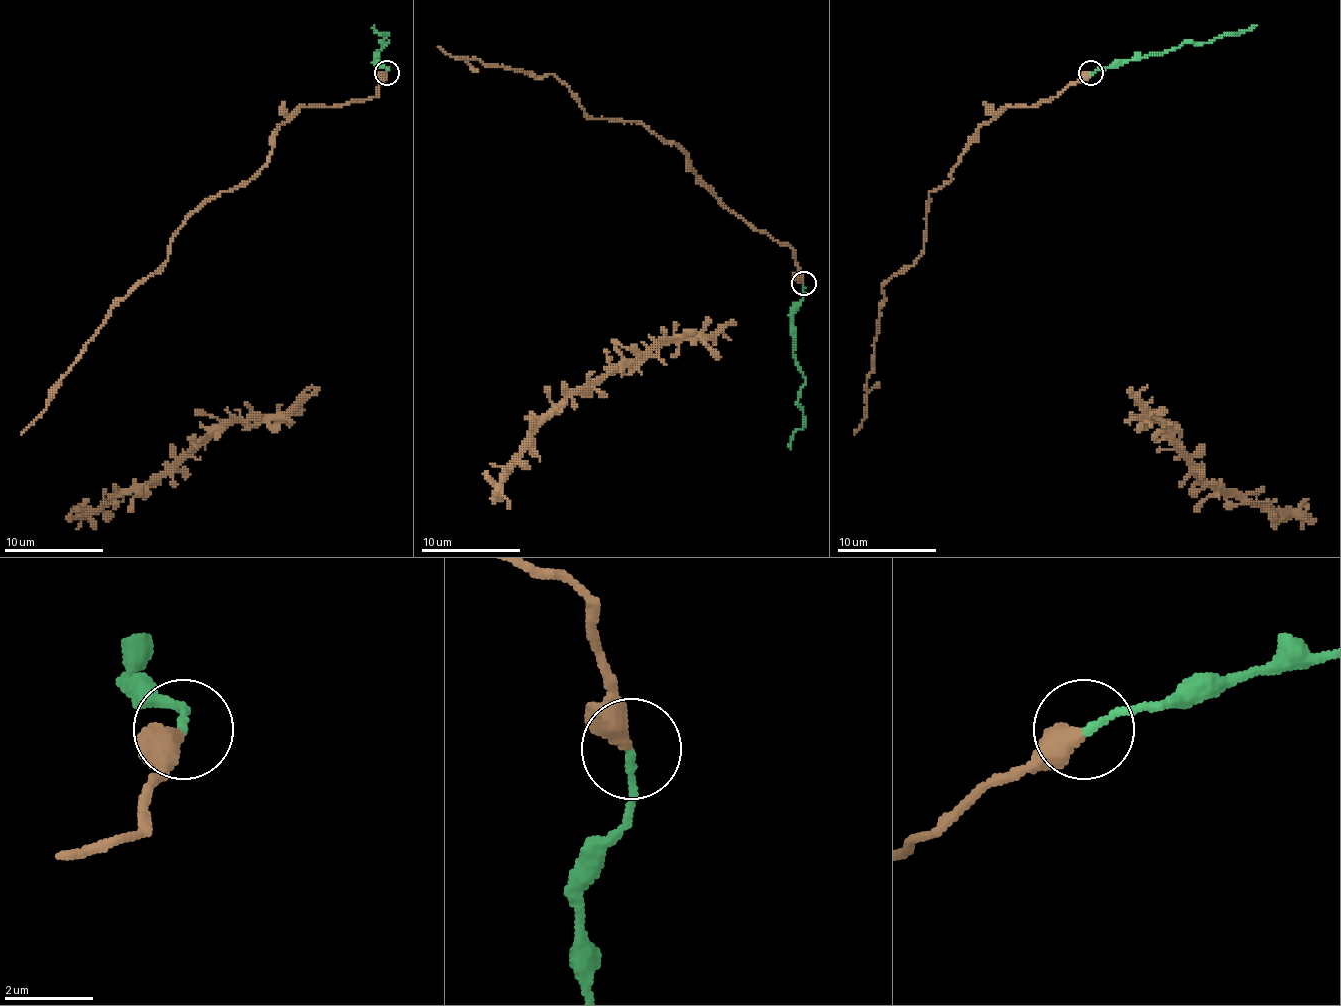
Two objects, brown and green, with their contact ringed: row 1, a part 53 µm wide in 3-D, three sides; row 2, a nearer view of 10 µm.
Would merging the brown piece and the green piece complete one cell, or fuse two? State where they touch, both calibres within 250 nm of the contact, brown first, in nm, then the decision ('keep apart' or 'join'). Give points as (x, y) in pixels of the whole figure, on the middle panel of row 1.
at (803, 283); 480 nm thick on the brown side, 160 nm on the other; join

